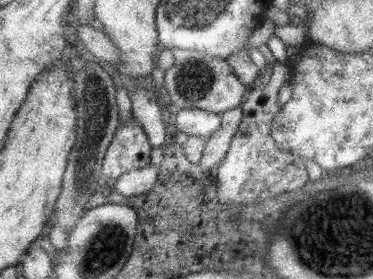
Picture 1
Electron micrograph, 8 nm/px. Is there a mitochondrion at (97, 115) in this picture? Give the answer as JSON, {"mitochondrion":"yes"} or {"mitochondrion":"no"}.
{"mitochondrion":"yes"}

